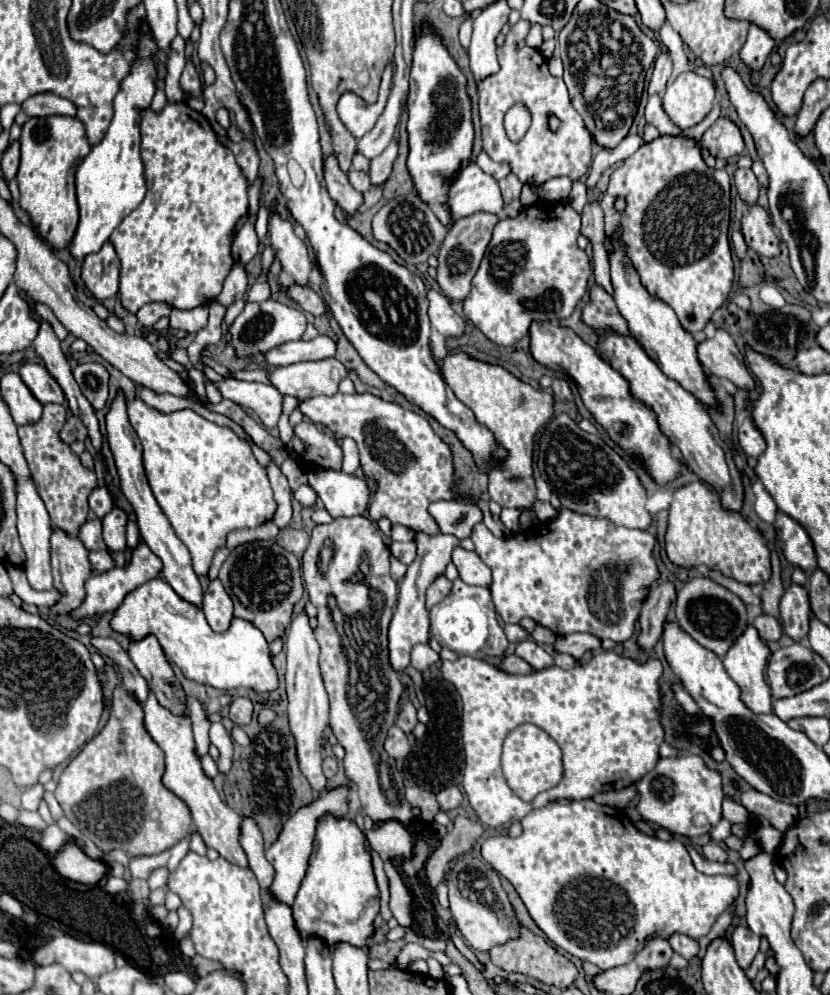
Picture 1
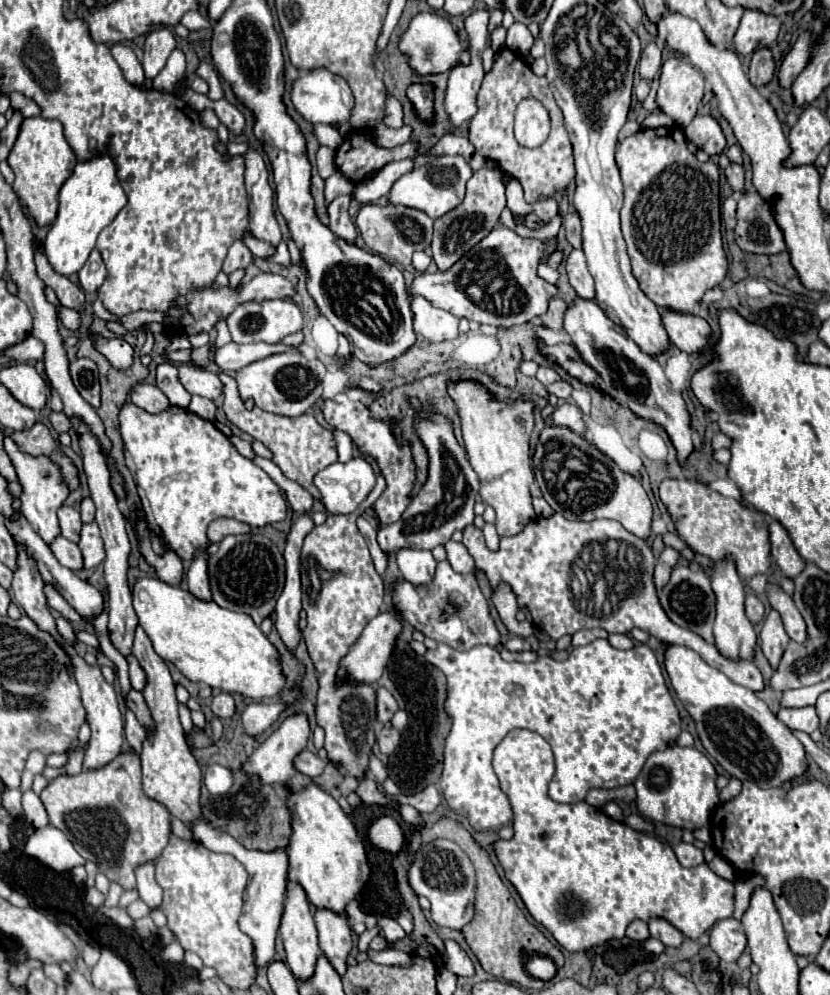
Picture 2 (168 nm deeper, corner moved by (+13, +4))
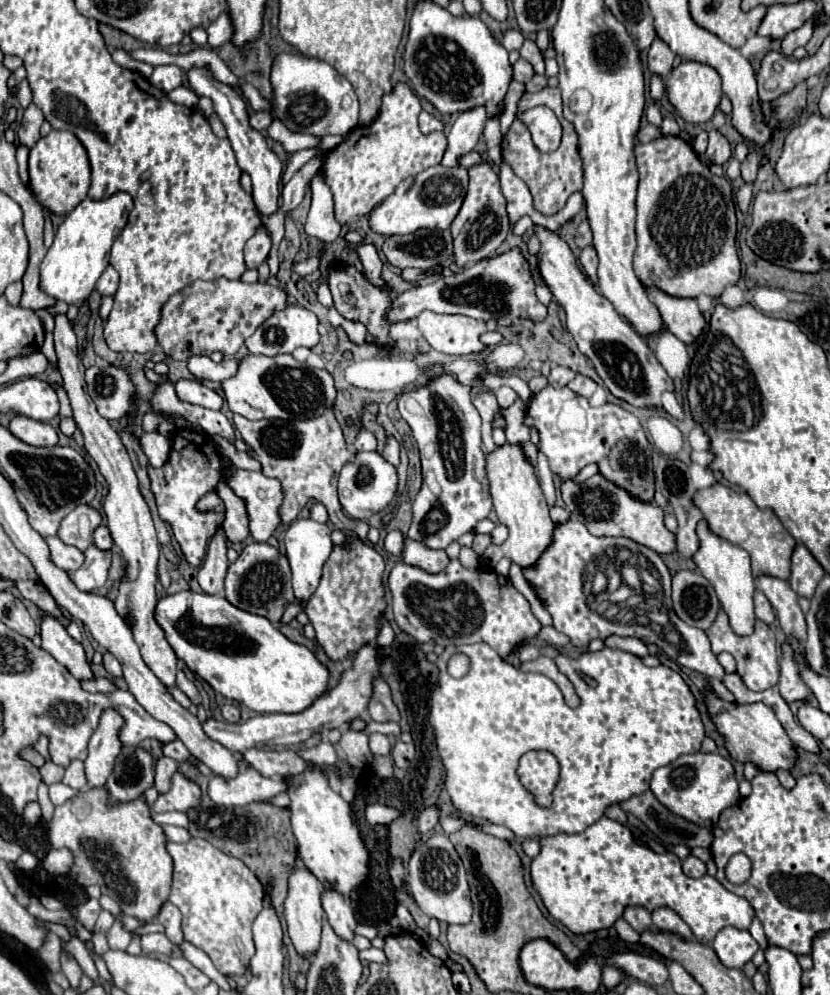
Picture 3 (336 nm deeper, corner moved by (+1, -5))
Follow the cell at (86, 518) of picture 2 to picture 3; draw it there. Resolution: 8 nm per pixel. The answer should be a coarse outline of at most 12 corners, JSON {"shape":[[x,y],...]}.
{"shape":[[107,526],[93,532],[95,546],[107,550],[113,546]]}

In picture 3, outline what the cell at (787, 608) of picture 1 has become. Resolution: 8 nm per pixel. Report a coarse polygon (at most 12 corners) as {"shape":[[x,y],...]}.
{"shape":[[781,644],[777,688],[785,702],[805,700],[809,688],[799,680],[791,644]]}

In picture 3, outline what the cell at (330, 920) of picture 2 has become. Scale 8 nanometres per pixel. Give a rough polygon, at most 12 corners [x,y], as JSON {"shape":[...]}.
{"shape":[[325,890],[321,902],[335,934],[353,942],[357,920],[347,898]]}

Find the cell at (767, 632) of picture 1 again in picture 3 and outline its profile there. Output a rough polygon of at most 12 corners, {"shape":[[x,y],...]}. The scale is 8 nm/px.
{"shape":[[761,590],[755,592],[755,616],[773,624],[775,612]]}

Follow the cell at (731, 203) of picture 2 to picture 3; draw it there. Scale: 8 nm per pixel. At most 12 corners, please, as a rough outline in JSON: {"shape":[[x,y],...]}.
{"shape":[[743,184],[737,192],[737,206],[743,214],[751,202],[753,184]]}

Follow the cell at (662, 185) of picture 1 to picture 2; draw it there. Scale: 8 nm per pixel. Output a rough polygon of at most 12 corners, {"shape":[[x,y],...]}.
{"shape":[[675,127],[615,155],[633,275],[693,313],[727,275],[719,167]]}

